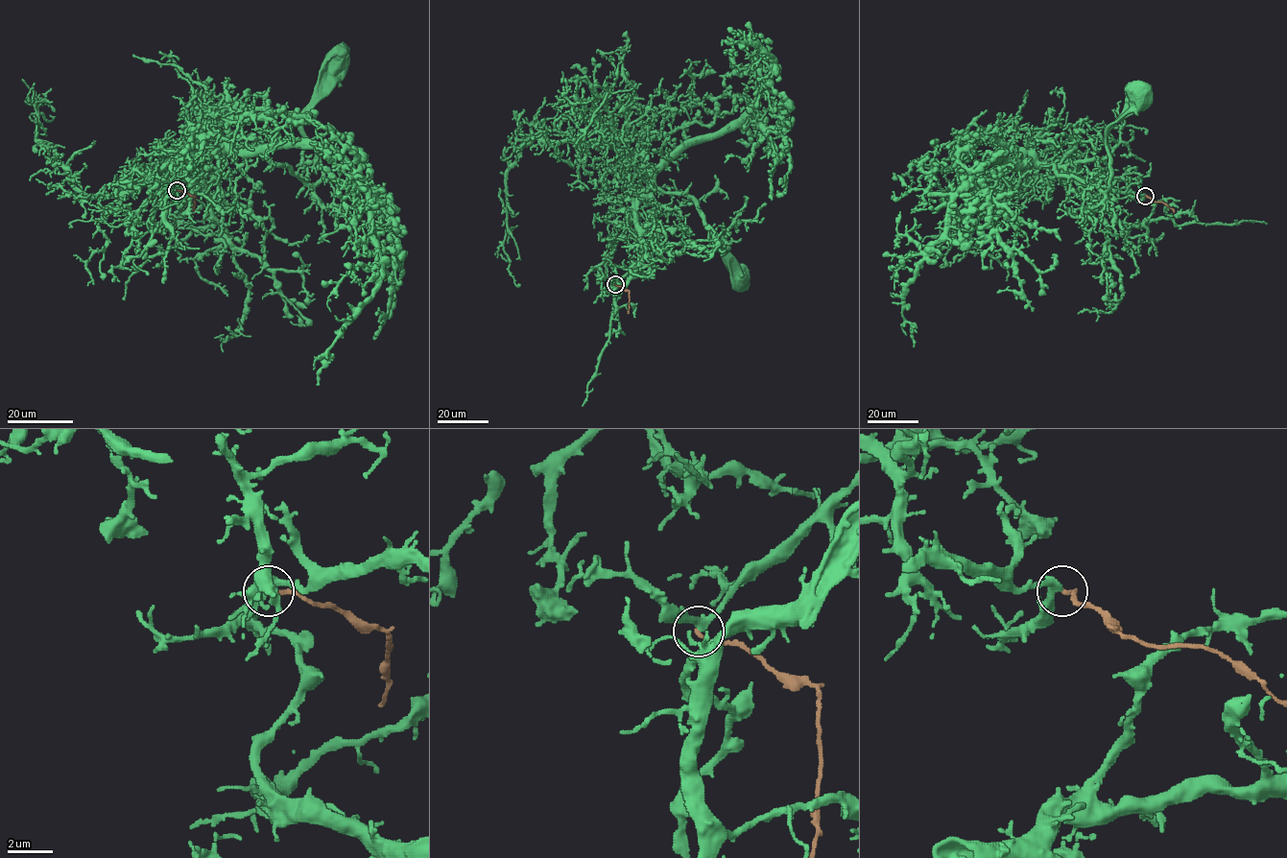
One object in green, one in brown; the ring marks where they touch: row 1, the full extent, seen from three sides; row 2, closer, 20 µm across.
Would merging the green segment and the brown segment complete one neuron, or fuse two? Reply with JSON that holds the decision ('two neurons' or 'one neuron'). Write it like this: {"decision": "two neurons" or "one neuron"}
{"decision": "two neurons"}

